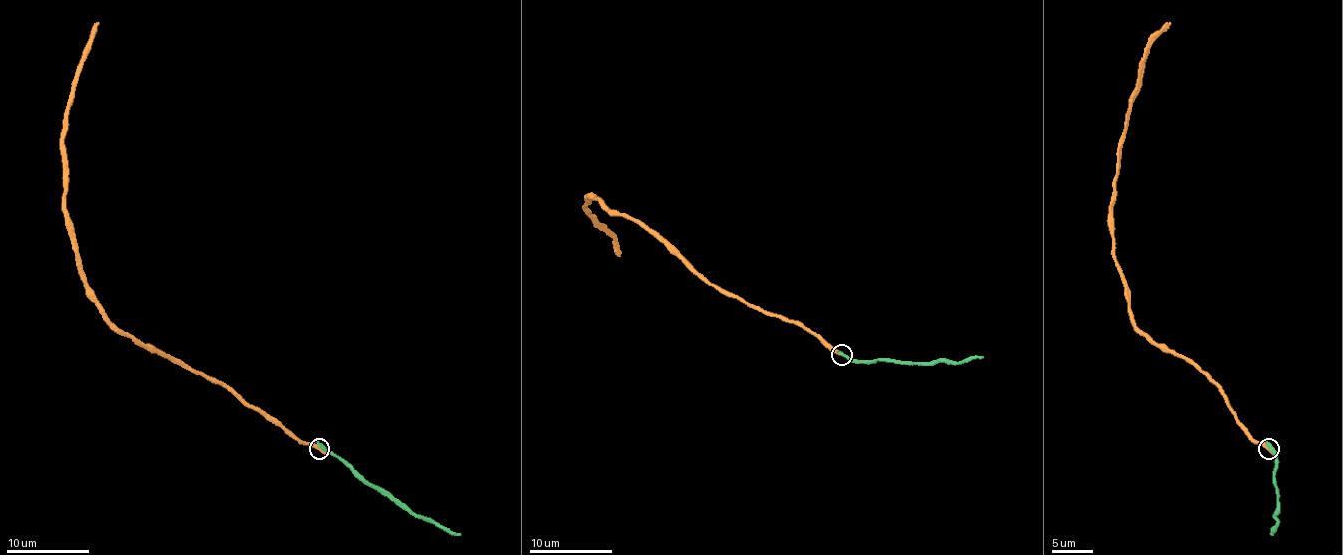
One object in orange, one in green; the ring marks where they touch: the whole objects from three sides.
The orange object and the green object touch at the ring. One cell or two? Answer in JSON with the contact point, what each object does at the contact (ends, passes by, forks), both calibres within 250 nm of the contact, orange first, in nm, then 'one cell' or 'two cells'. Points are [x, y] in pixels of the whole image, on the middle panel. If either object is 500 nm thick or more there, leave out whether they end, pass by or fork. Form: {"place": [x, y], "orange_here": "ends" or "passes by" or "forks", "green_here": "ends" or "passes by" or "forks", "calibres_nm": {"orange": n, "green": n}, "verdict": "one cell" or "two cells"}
{"place": [842, 354], "orange_here": "ends", "green_here": "ends", "calibres_nm": {"orange": 320, "green": 360}, "verdict": "two cells"}

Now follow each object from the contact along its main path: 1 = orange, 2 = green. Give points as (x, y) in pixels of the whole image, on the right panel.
1: (1269, 449), (1197, 366), (1132, 320), (1114, 254), (1128, 99), (1147, 45), (1170, 22)
2: (1269, 449), (1275, 457), (1273, 478), (1277, 513), (1271, 534)

